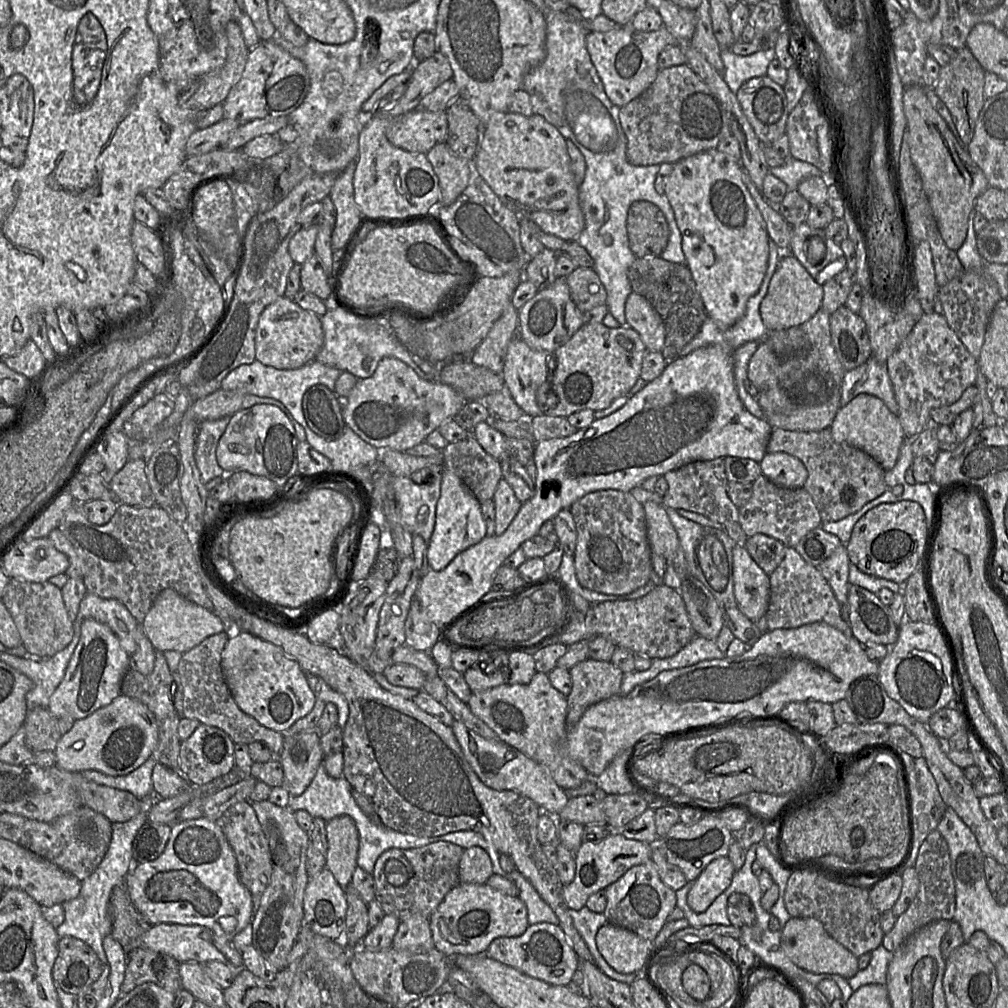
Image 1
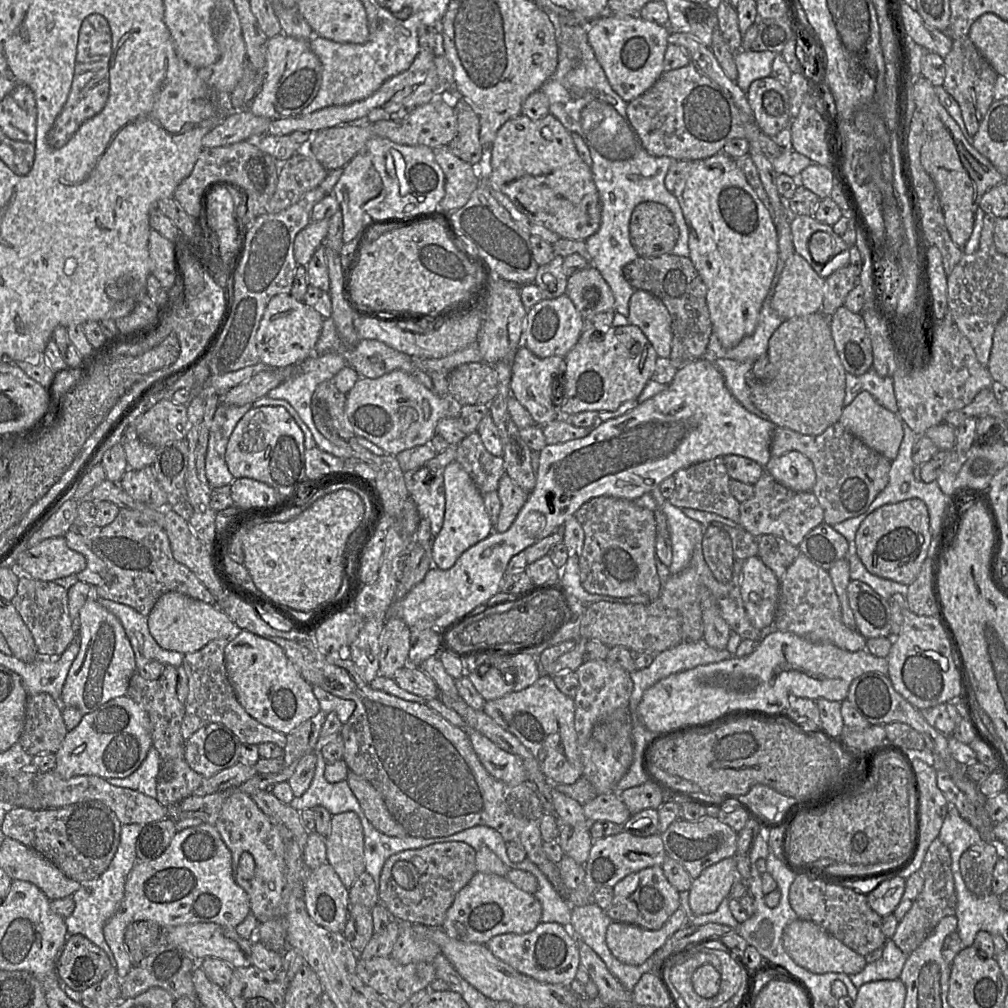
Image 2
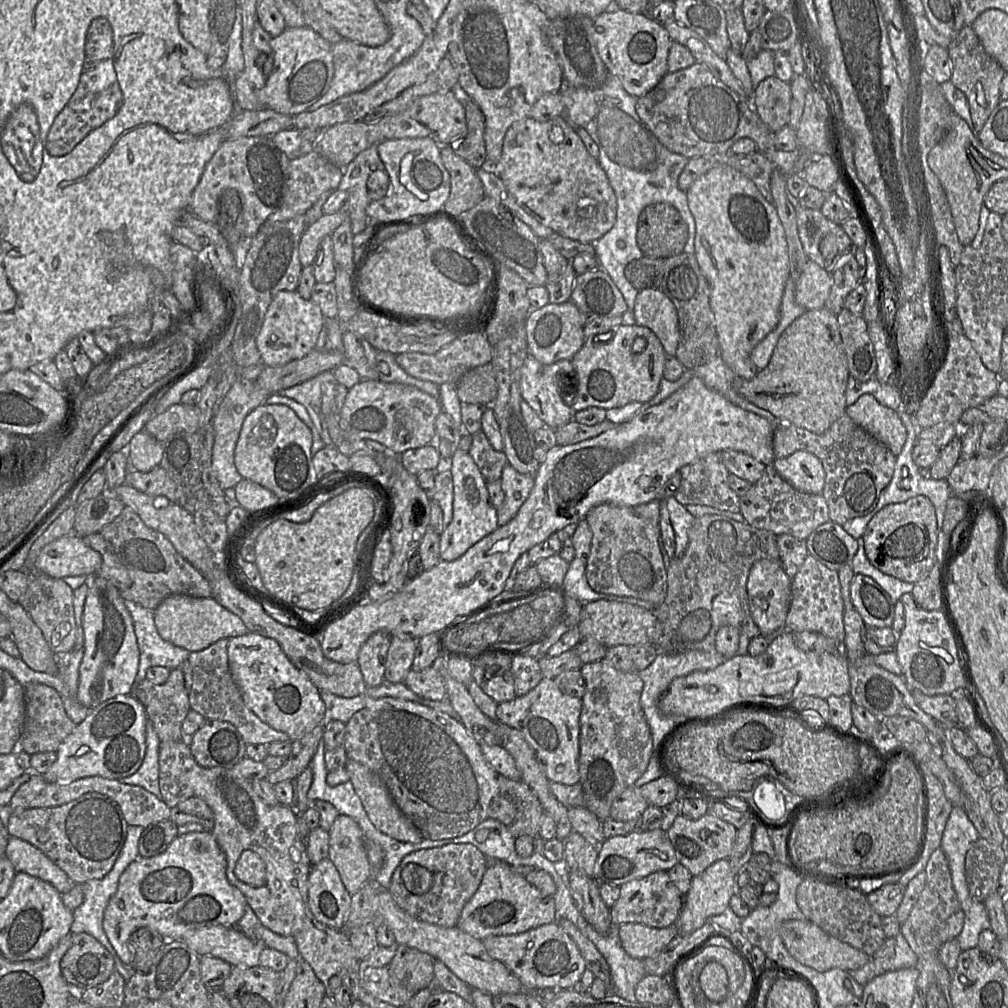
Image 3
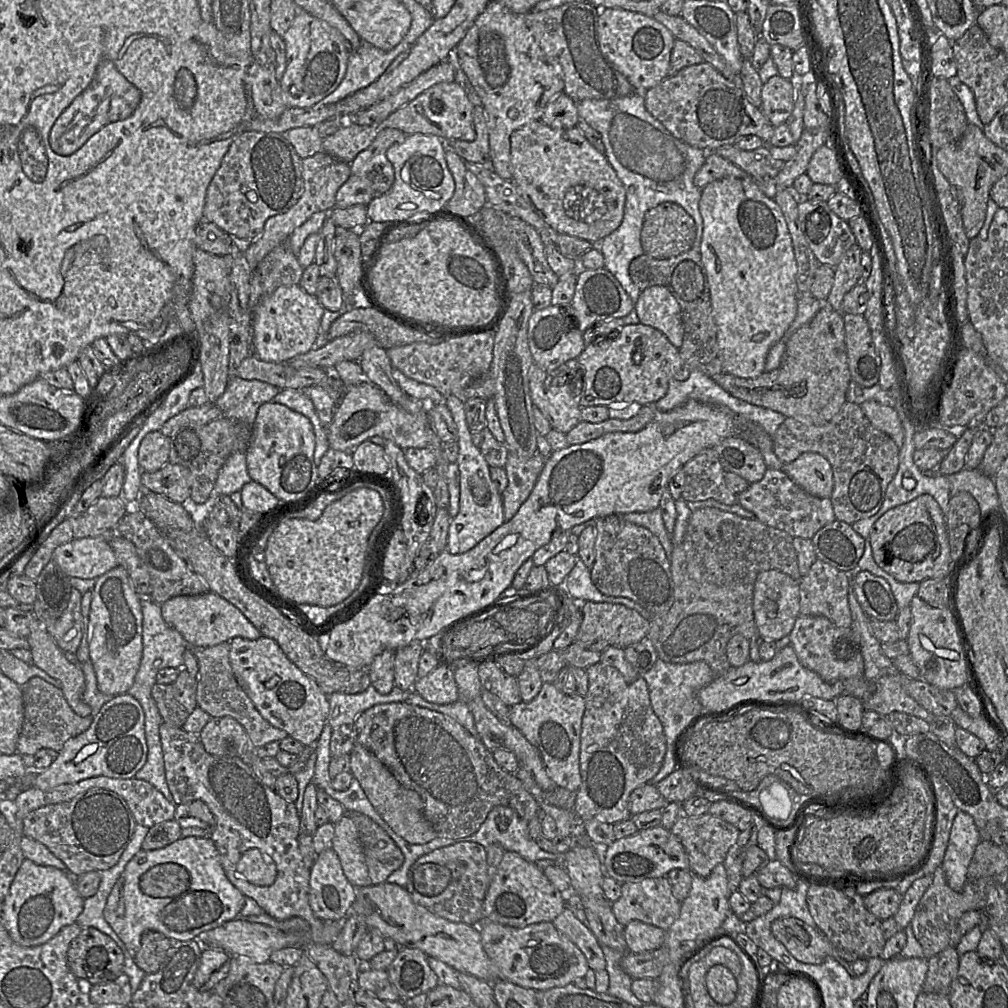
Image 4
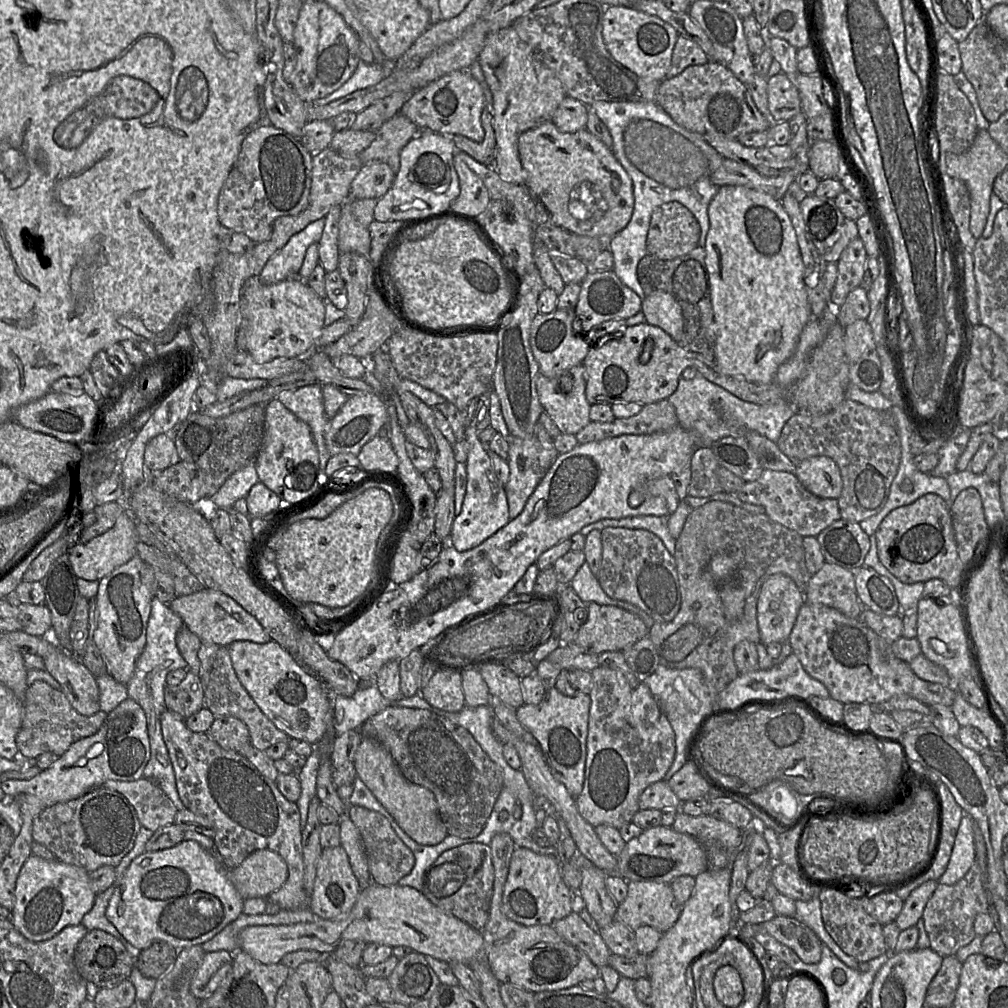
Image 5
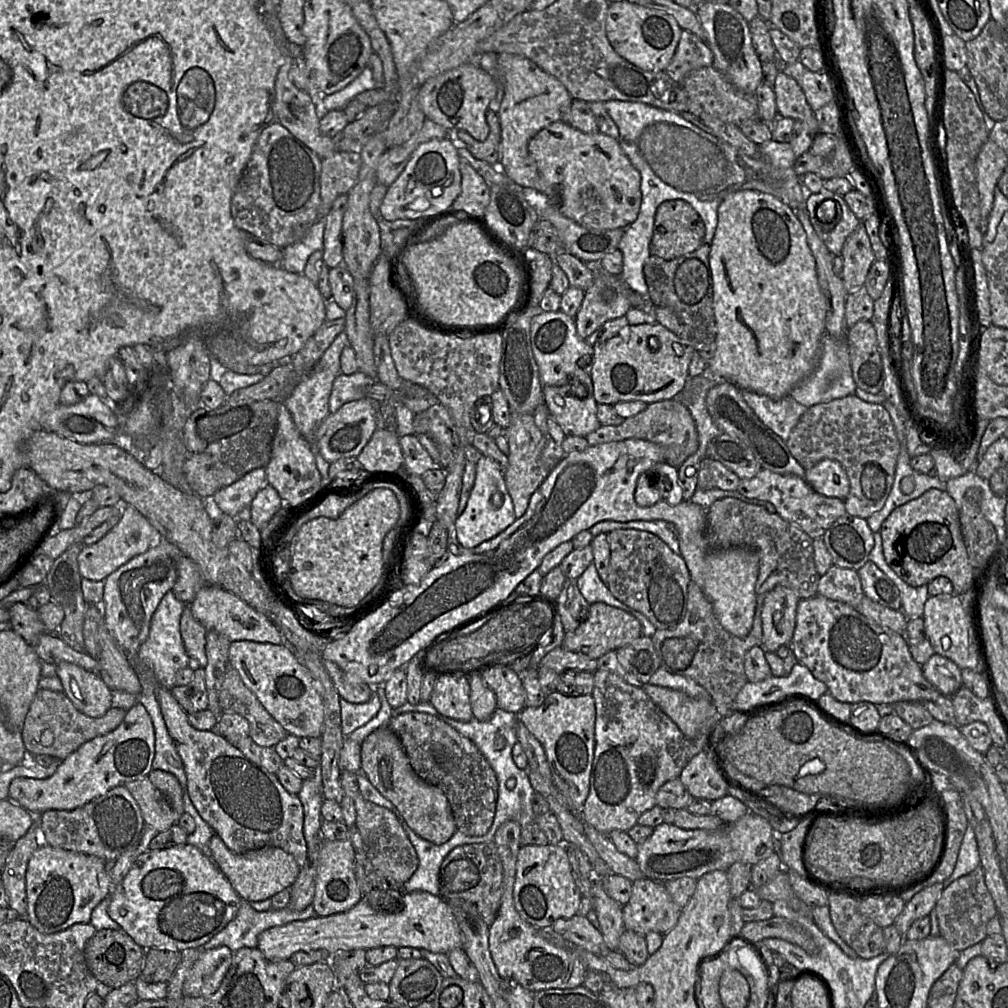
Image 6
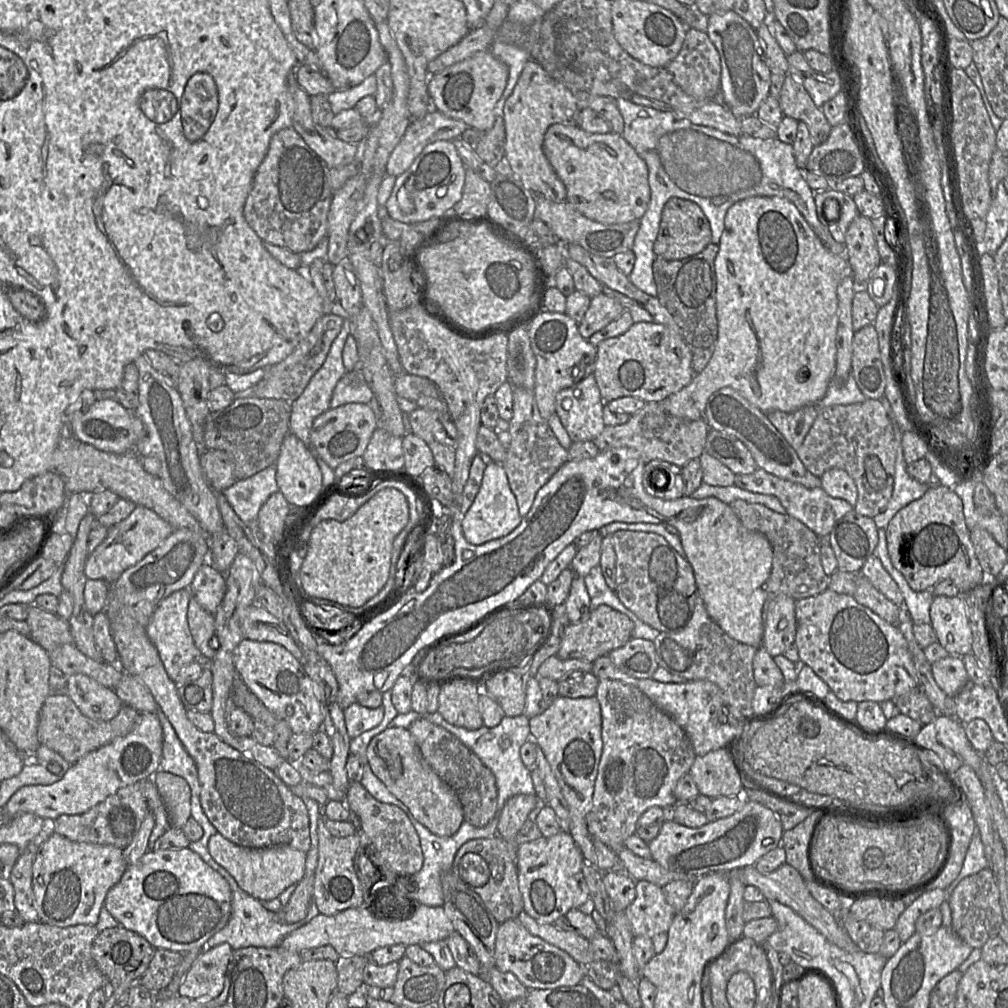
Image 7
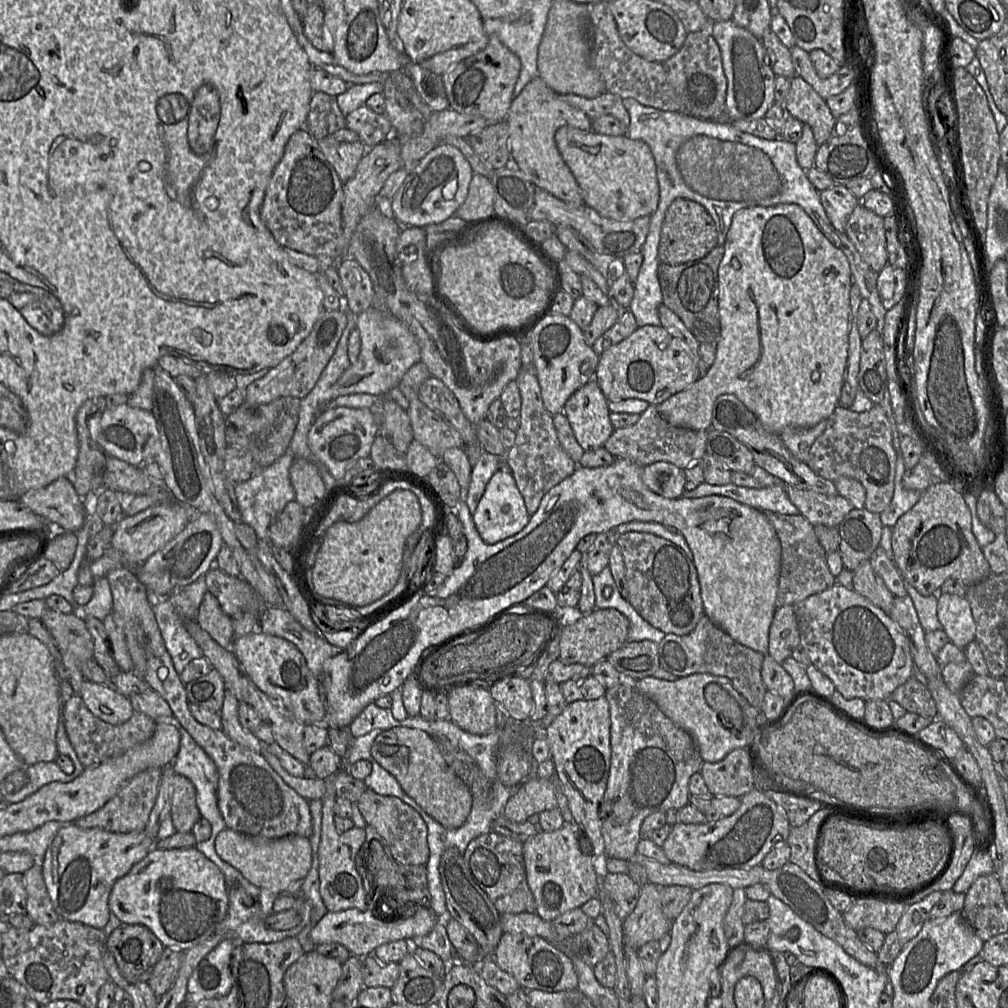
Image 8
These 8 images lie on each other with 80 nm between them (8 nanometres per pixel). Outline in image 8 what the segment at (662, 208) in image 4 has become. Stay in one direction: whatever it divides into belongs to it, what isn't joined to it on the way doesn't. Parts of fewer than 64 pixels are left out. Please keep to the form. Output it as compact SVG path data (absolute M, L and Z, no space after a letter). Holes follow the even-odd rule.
M677 198L668 207L662 224L658 258L660 263L679 265L706 256L717 243L717 228L707 210L698 202Z

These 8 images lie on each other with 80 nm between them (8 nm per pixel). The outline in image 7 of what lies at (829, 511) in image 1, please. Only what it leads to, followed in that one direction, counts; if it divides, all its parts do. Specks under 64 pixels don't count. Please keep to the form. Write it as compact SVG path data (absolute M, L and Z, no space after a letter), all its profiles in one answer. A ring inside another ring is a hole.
M879 400L819 407L817 417L796 453L815 476L830 469L845 470L854 480L858 497L853 511L870 518L882 512L891 498L896 451L891 423Z

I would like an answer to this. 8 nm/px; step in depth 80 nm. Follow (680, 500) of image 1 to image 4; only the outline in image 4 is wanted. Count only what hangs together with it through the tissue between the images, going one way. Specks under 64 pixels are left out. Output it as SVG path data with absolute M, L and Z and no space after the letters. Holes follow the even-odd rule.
M713 448L694 456L682 469L686 480L680 499L686 502L714 499L726 505L738 503L737 494L725 483L725 470Z

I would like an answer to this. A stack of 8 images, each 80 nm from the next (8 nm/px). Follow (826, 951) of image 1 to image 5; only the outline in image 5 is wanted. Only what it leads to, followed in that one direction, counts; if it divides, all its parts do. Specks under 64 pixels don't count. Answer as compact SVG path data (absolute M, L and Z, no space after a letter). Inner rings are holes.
M776 915L773 919L764 923L739 925L733 931L737 933L740 939L754 938L758 933L769 934L781 944L792 949L806 964L815 964L821 959L821 940L810 927L793 917Z

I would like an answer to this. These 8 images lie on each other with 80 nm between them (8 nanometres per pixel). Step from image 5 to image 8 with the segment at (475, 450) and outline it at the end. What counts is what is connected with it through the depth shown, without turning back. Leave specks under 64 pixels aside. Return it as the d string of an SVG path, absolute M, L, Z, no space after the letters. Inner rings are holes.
M505 456L501 458L500 469L489 480L484 494L472 514L475 527L487 544L494 544L516 535L529 523L531 517L526 509L523 496L507 466Z

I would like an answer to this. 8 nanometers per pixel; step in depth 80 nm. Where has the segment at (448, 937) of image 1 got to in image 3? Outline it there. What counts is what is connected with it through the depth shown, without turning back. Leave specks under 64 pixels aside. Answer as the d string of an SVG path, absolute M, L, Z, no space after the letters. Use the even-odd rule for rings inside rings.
M504 861L490 864L485 871L481 884L461 911L457 927L471 936L484 940L494 935L514 935L556 921L554 896L543 895L540 890L526 878L513 871L512 866Z

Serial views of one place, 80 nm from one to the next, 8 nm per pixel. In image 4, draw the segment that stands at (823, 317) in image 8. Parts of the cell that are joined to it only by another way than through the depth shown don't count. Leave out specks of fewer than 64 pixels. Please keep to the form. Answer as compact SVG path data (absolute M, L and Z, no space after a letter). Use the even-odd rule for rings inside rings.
M724 178L709 183L701 189L699 212L703 219L699 252L710 289L713 317L717 328L718 357L725 372L740 378L758 377L765 371L766 358L770 348L784 336L797 314L797 265L787 224L779 206L760 191L752 178Z

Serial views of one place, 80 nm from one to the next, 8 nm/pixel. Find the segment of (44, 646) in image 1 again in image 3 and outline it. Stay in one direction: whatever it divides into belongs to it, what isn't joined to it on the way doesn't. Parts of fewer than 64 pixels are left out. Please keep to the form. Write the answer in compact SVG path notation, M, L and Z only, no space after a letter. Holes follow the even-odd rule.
M40 573L29 574L27 589L18 600L18 603L41 629L45 640L55 654L67 654L75 646L77 627L74 616L73 592L74 590L61 579L40 577Z

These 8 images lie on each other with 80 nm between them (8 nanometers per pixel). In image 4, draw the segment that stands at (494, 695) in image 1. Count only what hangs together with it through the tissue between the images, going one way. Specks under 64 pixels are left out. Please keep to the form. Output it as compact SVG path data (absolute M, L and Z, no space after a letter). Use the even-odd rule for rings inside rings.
M548 682L530 702L521 701L509 707L511 725L539 751L548 776L557 786L570 791L577 791L581 785L579 754L584 710L584 696L566 695Z

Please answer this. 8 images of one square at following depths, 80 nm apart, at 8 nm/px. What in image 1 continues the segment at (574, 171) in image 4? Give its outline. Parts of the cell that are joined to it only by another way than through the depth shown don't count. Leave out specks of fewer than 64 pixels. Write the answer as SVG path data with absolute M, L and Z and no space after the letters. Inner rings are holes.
M496 113L484 125L478 150L472 161L474 171L488 184L504 205L522 219L533 221L544 233L566 242L576 241L585 226L579 204L579 189L570 168L566 139L543 117Z

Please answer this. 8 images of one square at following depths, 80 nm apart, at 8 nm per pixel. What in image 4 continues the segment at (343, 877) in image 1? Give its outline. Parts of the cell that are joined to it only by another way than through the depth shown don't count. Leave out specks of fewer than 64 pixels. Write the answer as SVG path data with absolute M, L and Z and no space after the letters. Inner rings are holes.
M345 814L334 823L332 849L337 853L343 872L357 889L371 885L359 831Z

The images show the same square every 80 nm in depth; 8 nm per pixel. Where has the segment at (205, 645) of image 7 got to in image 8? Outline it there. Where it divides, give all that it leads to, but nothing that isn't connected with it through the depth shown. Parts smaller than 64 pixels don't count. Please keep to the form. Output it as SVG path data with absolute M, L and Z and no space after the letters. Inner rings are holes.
M206 592L198 607L196 622L224 648L232 648L234 630L232 618L225 614L215 596Z

